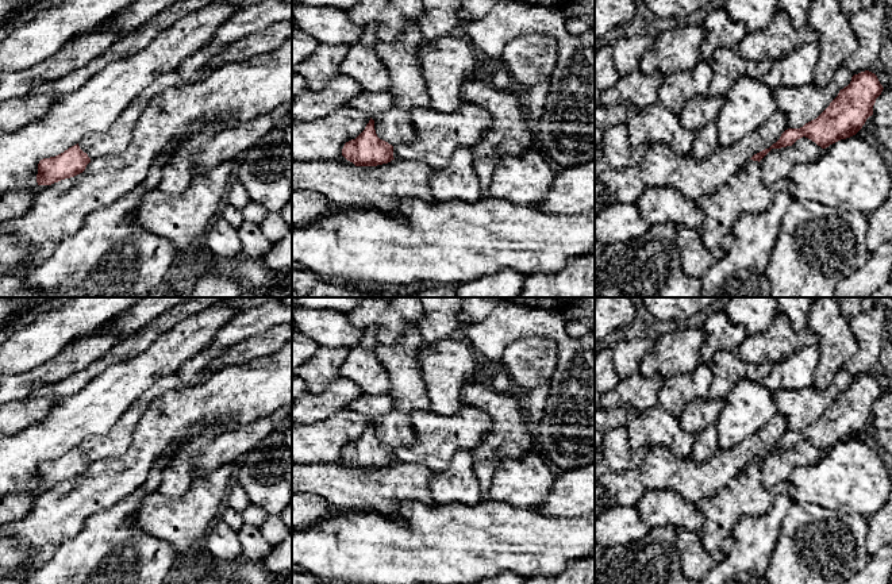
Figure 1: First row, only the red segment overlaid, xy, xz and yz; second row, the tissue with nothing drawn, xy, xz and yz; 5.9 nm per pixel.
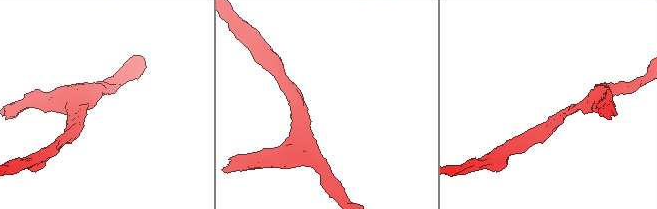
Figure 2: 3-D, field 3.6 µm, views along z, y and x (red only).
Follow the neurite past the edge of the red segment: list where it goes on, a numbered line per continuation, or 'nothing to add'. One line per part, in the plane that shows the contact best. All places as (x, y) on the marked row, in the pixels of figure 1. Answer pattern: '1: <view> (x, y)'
nothing to add

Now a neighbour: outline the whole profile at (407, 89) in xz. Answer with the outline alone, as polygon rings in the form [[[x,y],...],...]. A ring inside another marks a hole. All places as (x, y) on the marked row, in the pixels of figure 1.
[[[407,23],[396,41],[376,43],[376,53],[391,77],[387,91],[391,108],[373,116],[374,130],[380,139],[392,146],[416,139],[410,110],[430,104],[423,73],[416,62],[416,50],[422,42],[424,36],[420,30]]]

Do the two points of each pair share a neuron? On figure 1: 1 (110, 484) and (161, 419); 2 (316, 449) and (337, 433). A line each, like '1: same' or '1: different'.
1: same
2: same

